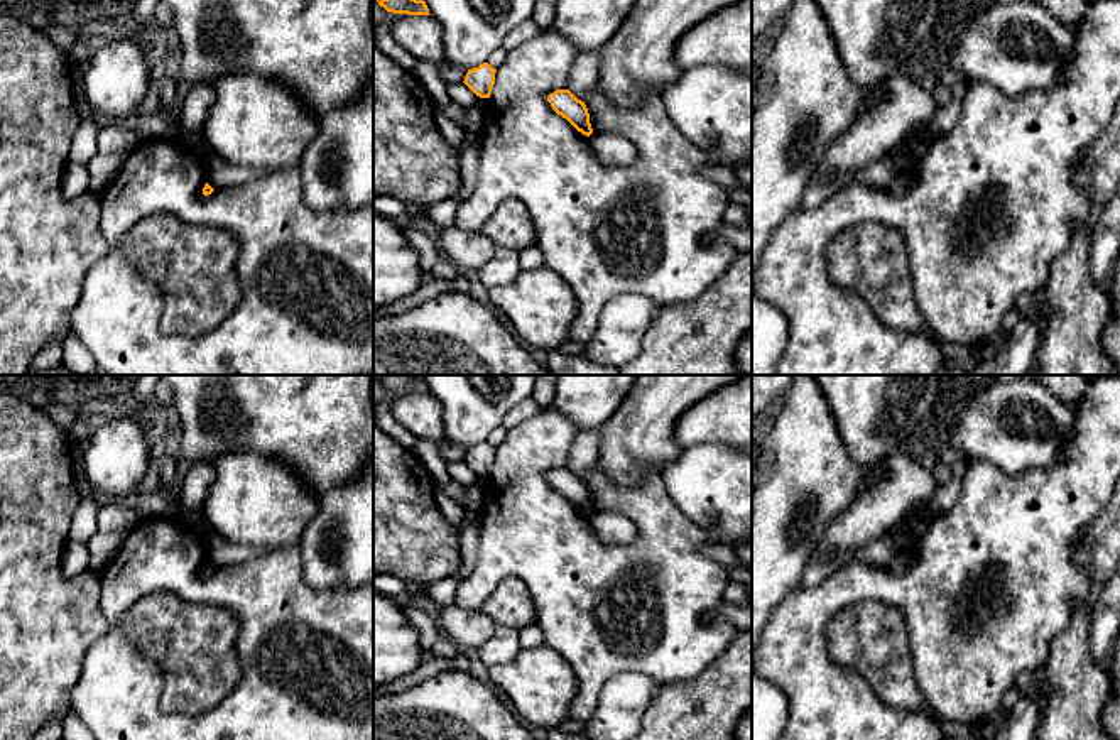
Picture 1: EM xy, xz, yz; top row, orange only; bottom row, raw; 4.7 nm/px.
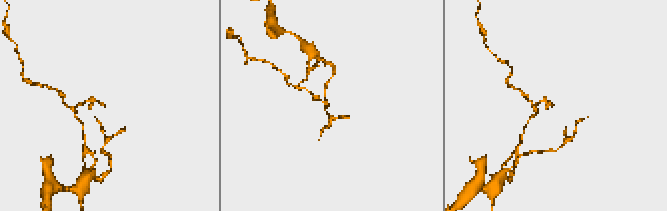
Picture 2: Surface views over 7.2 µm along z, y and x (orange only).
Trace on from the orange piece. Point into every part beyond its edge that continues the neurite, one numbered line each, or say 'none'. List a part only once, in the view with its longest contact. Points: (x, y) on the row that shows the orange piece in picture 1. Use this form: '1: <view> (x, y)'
none

